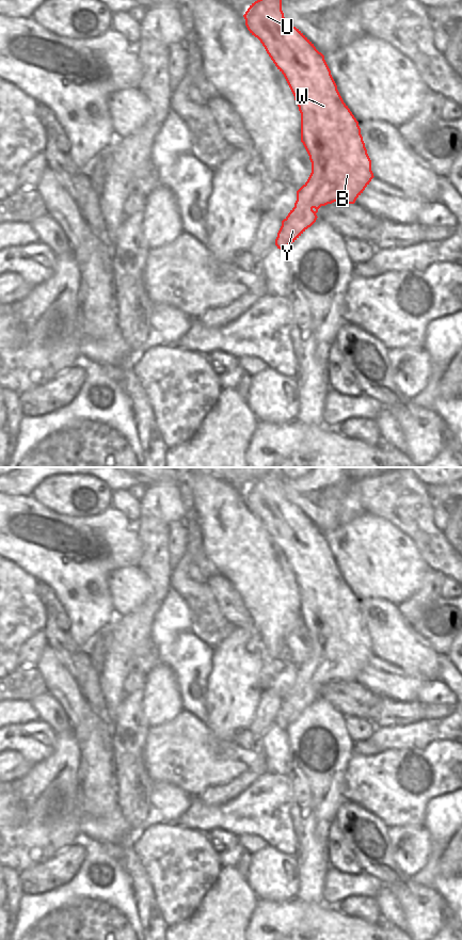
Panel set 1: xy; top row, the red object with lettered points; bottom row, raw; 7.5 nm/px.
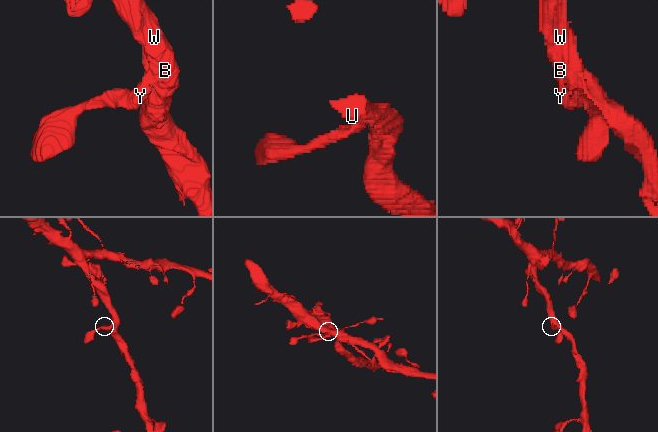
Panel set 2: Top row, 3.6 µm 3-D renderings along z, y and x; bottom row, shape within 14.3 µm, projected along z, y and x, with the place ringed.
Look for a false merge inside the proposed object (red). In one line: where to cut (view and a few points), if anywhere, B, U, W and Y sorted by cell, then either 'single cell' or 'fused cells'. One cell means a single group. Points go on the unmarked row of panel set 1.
no cut | B U W Y | single cell

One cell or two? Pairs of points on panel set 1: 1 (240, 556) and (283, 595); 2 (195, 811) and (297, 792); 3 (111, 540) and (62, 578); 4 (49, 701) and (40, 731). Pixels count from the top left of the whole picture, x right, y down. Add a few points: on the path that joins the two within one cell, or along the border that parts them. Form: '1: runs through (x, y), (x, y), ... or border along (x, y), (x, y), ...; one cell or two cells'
1: runs through (251, 564), (272, 586); one cell
2: border along (274, 773), (285, 781), (289, 790), (291, 817); two cells
3: runs through (110, 556), (108, 559), (78, 564); one cell
4: border along (40, 719), (43, 719), (56, 732); two cells

